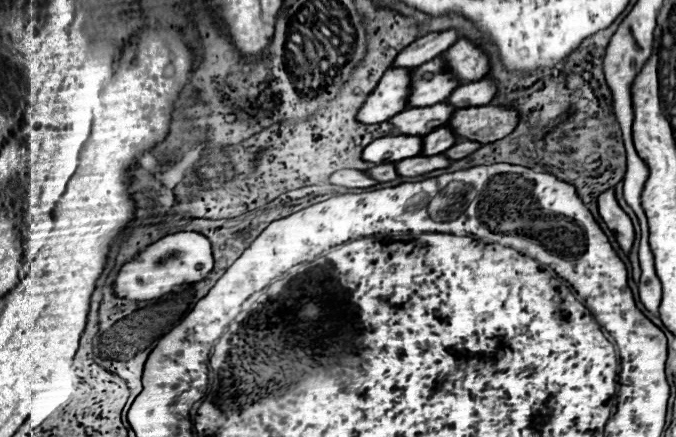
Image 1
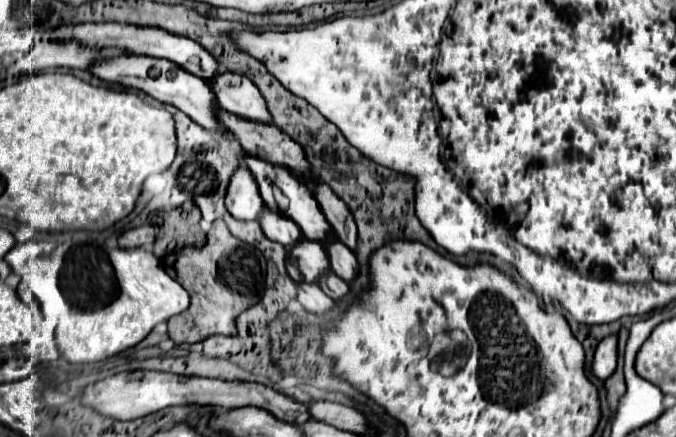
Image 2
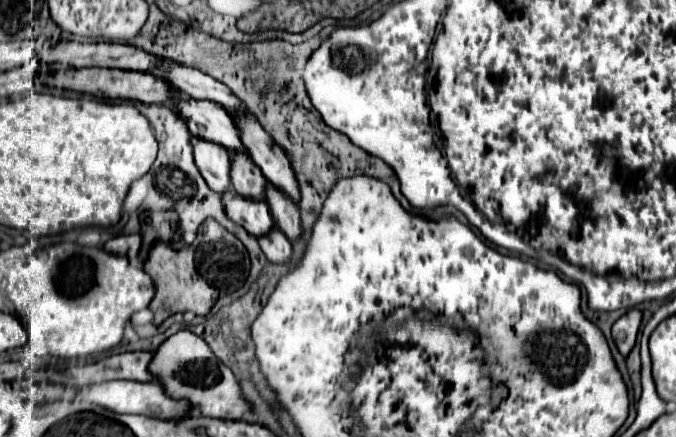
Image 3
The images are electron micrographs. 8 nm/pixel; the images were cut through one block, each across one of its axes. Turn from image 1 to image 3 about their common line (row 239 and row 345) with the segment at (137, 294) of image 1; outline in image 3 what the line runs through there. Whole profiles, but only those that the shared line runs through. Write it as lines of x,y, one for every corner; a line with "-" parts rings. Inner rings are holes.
188,330
174,334
158,348
150,364
150,372
156,374
158,376
156,382
164,382
164,386
168,386
172,394
188,398
188,402
192,402
202,416
222,420
242,420
242,416
252,410
252,404
244,398
236,376
208,350
208,344
200,336

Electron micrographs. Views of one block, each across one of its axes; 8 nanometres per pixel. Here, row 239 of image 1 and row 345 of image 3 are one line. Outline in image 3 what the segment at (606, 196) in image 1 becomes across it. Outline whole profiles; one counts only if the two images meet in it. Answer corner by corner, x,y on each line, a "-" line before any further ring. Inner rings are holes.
634,308
634,310
626,312
620,320
616,320
616,324
612,326
612,338
614,338
622,356
628,356
630,350
634,348
640,320
642,320
642,312

